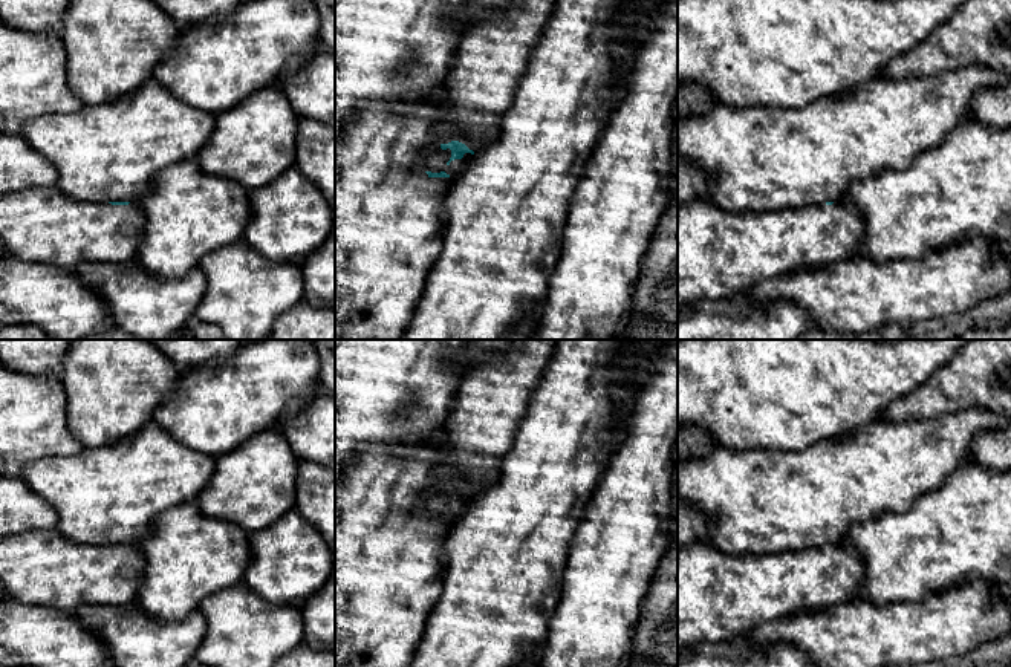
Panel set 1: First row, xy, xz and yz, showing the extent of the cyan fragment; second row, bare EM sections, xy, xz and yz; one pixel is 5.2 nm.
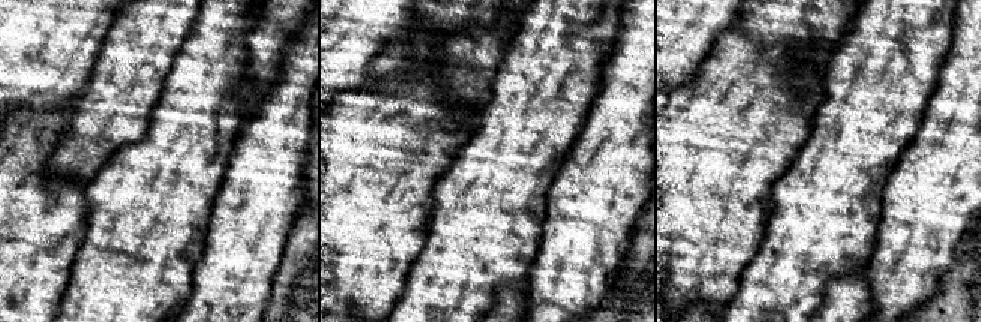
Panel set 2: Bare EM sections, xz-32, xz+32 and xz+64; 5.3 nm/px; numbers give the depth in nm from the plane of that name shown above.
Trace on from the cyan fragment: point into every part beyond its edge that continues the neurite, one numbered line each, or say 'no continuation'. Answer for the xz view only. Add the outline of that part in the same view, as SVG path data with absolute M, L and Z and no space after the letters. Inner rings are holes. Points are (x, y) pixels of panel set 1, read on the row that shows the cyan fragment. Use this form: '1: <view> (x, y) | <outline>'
1: xz (389, 214) | M442 87L410 104L361 104L353 116L335 129L335 340L402 340L424 292L427 274L437 260L442 243L447 211L444 200L451 184L463 173L468 161L474 156L463 155L445 167L447 177L430 177L421 167L421 158L439 144L433 138L433 129L440 121L440 107L445 102L445 87Z

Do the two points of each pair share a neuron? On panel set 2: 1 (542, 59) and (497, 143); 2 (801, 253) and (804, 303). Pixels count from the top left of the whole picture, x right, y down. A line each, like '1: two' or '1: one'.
1: one
2: one

